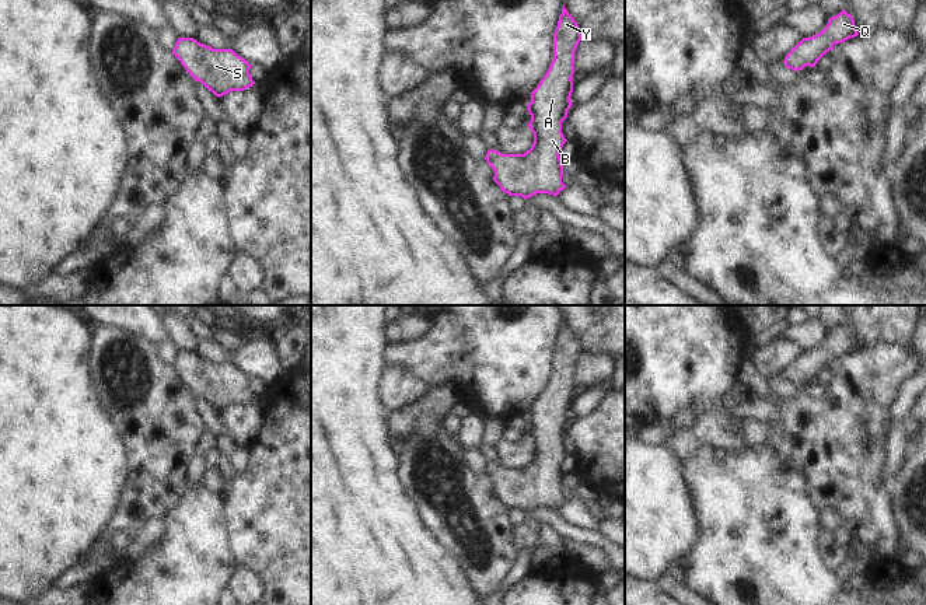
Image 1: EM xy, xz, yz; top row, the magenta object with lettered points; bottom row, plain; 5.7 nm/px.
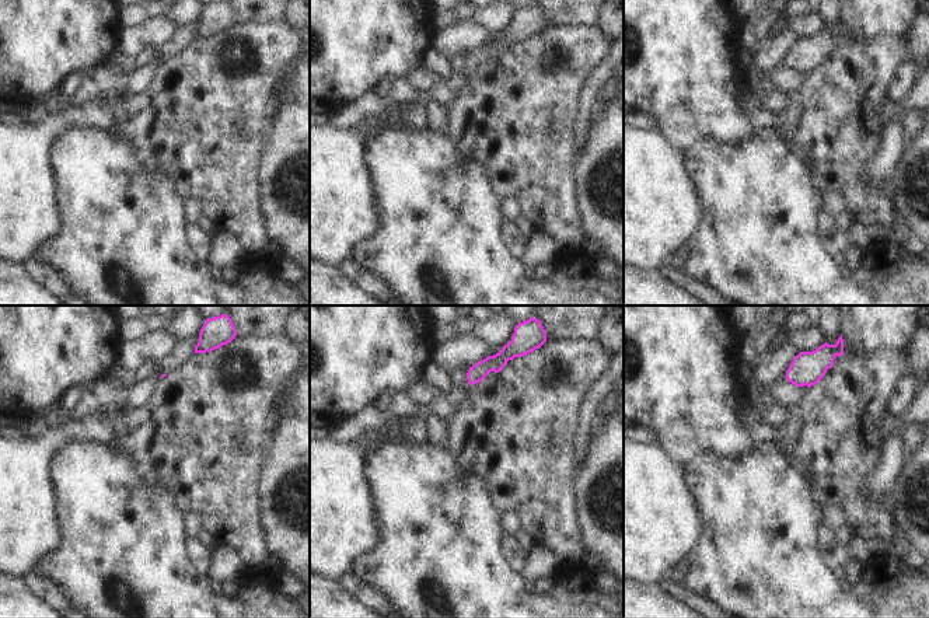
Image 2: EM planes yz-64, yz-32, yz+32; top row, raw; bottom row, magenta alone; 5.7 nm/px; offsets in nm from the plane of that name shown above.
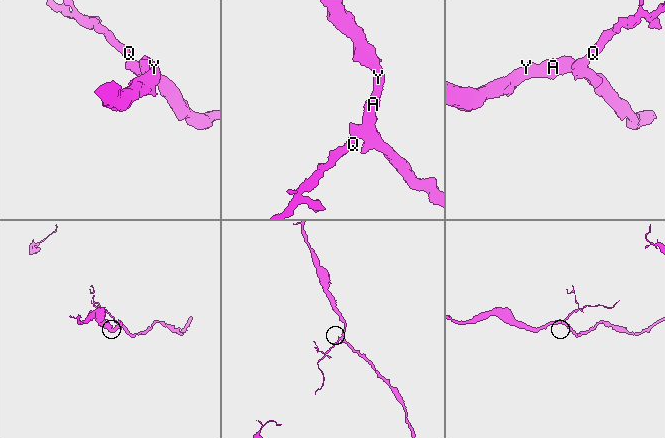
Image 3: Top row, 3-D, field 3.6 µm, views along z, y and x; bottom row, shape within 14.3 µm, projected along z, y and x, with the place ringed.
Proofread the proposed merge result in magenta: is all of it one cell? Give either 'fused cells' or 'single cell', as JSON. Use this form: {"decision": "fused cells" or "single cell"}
{"decision": "single cell"}

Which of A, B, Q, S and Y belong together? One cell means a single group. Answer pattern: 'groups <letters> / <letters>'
groups A B Q S Y

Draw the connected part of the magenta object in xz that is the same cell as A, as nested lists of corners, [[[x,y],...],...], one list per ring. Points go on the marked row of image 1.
[[[562,7],[553,34],[553,60],[531,92],[527,105],[531,120],[527,125],[534,133],[534,143],[524,154],[502,154],[488,150],[486,162],[495,171],[493,181],[509,196],[528,199],[537,193],[558,196],[566,188],[562,182],[563,165],[560,150],[566,143],[562,122],[573,105],[574,52],[581,41],[574,18]]]

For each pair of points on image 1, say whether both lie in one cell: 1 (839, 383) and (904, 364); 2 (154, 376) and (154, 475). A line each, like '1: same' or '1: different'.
1: same
2: same

